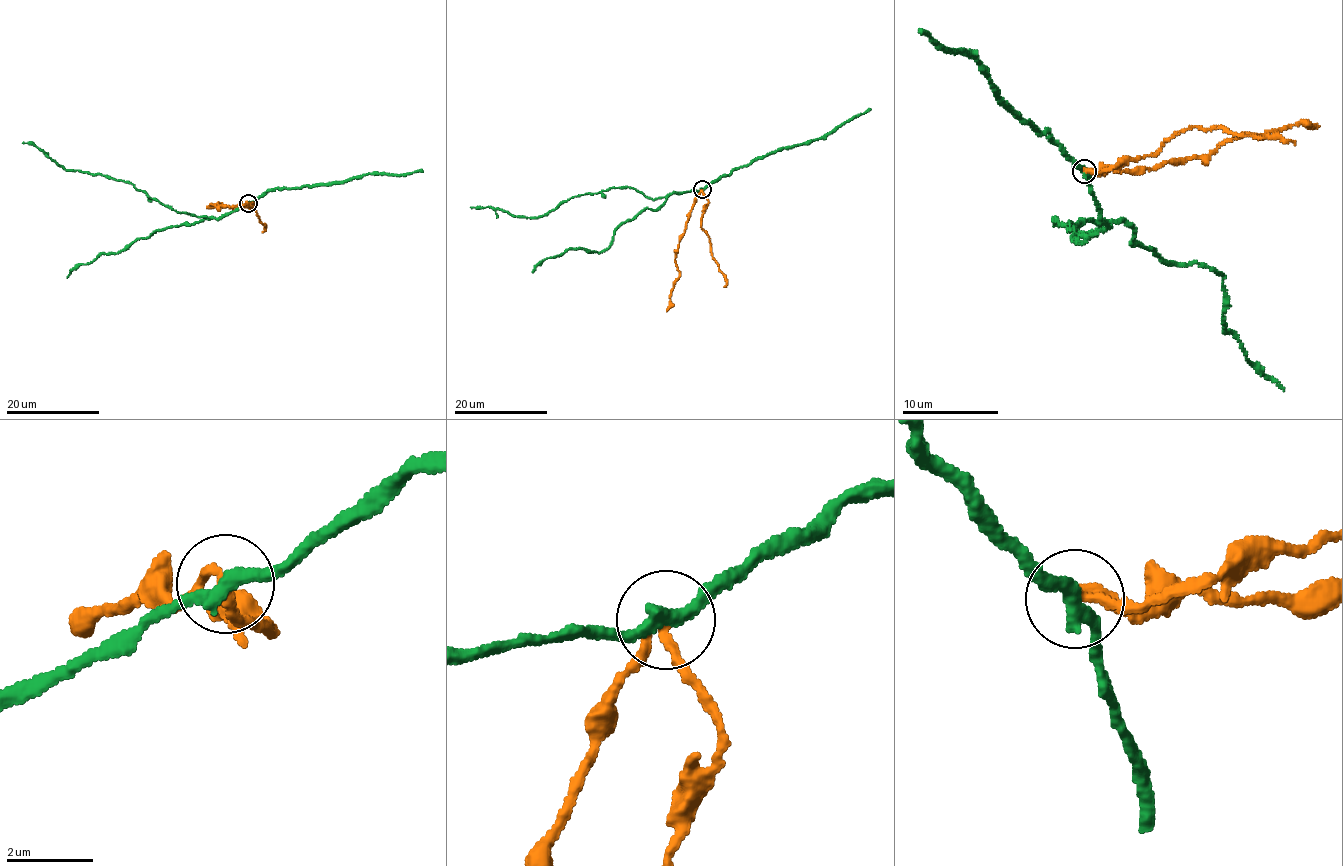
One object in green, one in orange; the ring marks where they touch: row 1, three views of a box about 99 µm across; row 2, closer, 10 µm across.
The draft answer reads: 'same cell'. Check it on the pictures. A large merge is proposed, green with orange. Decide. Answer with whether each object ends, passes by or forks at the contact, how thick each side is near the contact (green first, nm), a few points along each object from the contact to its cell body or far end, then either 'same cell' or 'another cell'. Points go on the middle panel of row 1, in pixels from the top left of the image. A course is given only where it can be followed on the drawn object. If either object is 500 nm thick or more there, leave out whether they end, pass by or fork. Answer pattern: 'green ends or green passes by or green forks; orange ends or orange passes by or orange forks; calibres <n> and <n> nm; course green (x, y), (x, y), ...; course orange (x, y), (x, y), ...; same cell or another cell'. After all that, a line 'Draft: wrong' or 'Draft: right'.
green passes by; orange passes by; calibres 320 and 180 nm; course green (702, 189), (654, 199), (631, 188), (610, 187), (560, 202), (539, 217), (517, 217), (488, 206), (470, 207); course orange (702, 190), (696, 196), (679, 242), (675, 260), (679, 279), (673, 287), (666, 311); another cell
Draft: wrong

